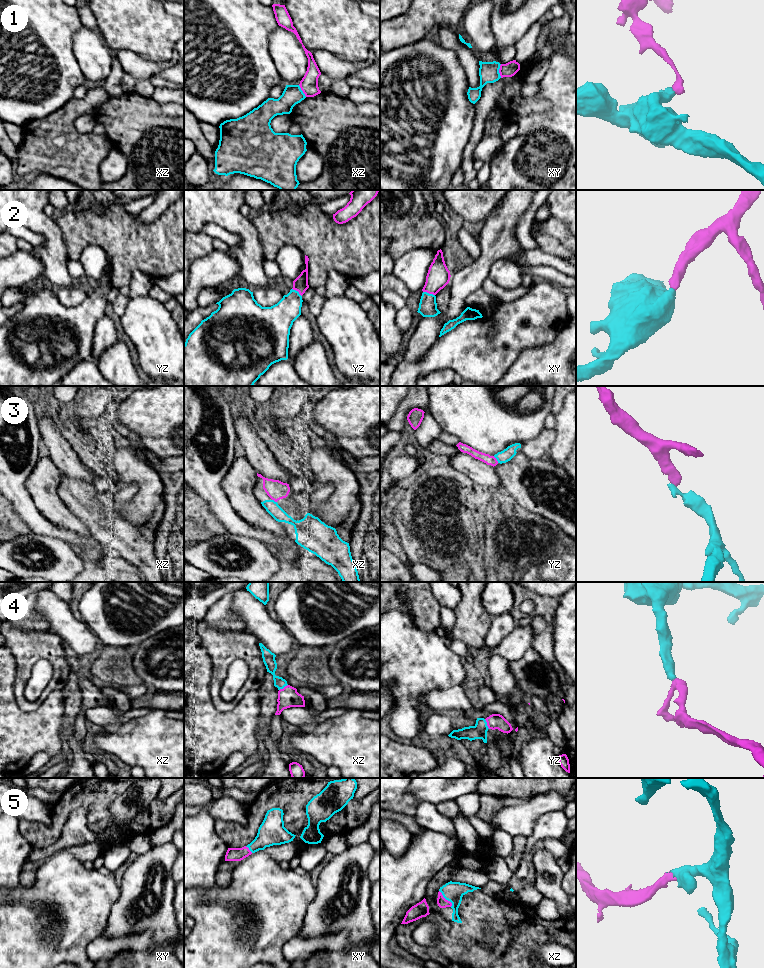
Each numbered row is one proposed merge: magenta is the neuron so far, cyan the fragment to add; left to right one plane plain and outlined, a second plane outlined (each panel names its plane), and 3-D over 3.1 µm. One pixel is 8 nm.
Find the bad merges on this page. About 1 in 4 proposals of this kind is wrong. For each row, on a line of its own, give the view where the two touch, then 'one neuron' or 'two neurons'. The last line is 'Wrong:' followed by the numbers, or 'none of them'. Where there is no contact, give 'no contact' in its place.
1: xy | two neurons
2: xy | one neuron
3: yz | one neuron
4: yz | one neuron
5: xz | one neuron
Wrong: 1

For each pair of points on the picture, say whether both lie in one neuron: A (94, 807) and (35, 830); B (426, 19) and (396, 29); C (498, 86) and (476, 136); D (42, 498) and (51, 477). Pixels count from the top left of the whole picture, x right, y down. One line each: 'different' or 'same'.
A: same
B: same
C: same
D: same

